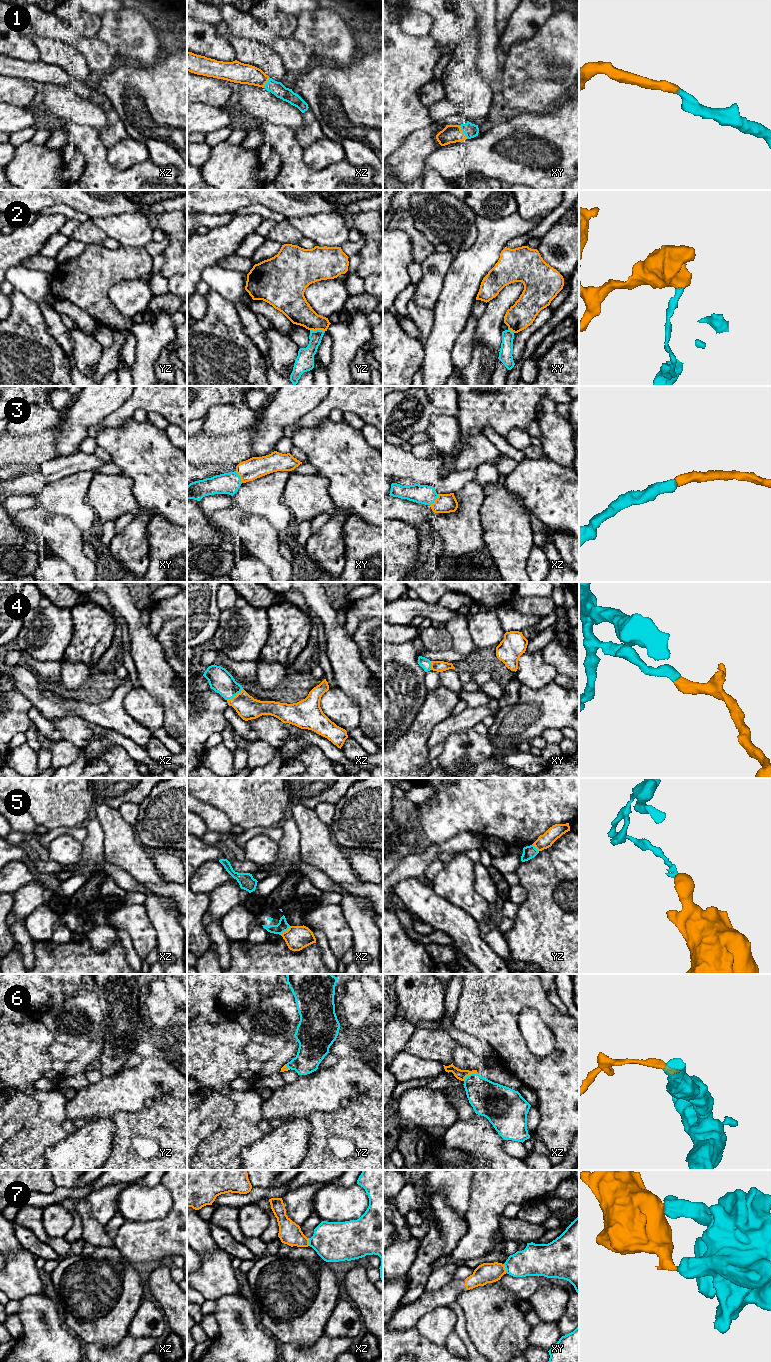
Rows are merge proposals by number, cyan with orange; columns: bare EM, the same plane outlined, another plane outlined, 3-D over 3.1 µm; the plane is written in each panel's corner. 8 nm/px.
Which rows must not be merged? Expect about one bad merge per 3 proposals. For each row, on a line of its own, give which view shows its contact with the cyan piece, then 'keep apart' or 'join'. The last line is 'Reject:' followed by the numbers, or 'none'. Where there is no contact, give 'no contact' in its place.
1: xy | join
2: yz | keep apart
3: xz | join
4: xz | join
5: xz | keep apart
6: xz | join
7: xy | keep apart
Reject: 2, 5, 7

